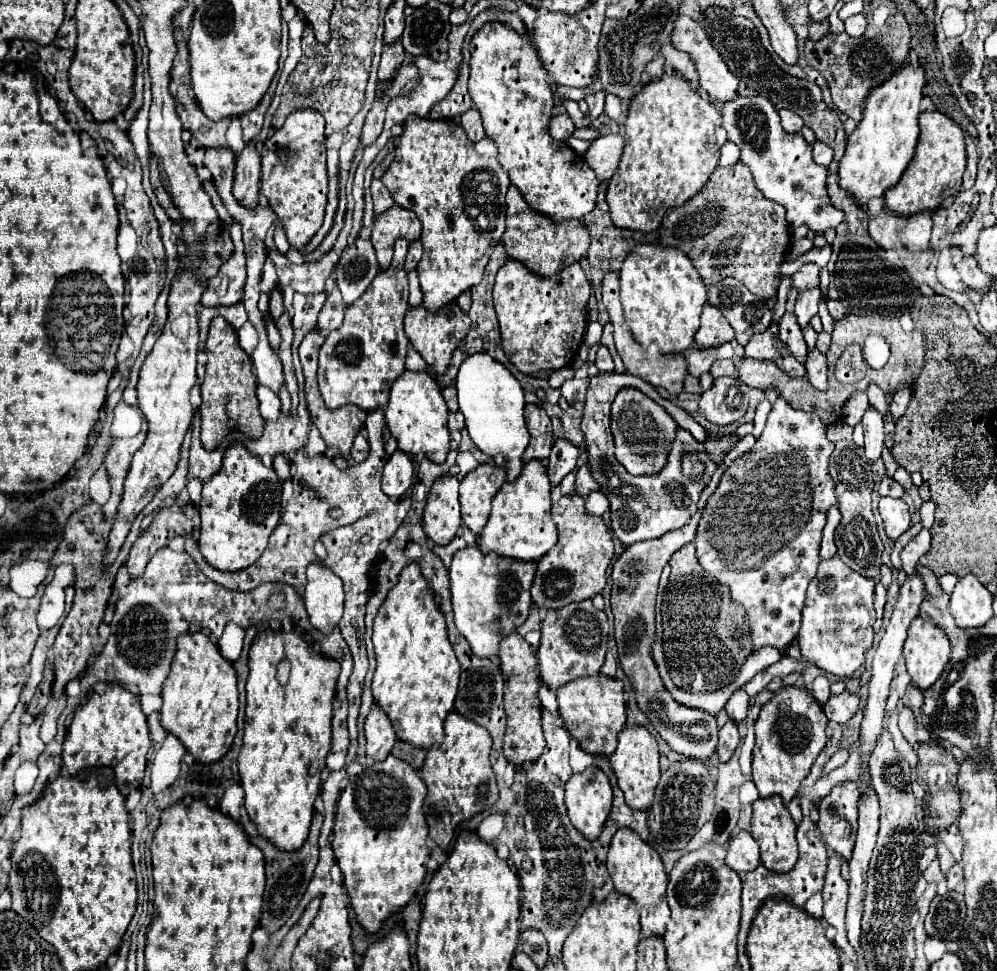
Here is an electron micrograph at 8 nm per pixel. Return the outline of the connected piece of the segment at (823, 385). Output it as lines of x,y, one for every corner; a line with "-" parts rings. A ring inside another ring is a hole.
818,349
810,351
810,357
806,361
806,375
808,375
808,381
810,381
810,385
814,389
818,389
818,391
826,391
828,389
826,371
828,371
826,355
822,355

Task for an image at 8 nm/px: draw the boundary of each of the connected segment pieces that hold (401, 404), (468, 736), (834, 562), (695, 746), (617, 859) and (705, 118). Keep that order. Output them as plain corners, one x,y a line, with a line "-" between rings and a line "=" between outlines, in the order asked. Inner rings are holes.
404,371
398,381
394,381
388,405
384,409
390,433
398,441
398,449
408,455
424,453
430,461
442,463
450,449
450,433
446,427
448,407
442,397
442,389
428,371
=
456,711
446,717
444,731
444,743
434,745
426,751
426,759
420,769
420,775
428,787
422,809
430,827
430,839
442,849
448,847
452,831
460,821
466,821
472,815
490,809
490,805
498,799
496,777
488,759
492,747
490,733
482,725
462,717
=
840,557
822,561
818,575
810,581
802,609
802,627
798,633
802,657
826,673
852,677
864,665
864,655
872,647
872,625
876,621
874,585
874,579
852,571
=
710,481
700,499
698,499
698,511
688,519
688,523
680,529
668,531
658,539
648,539
642,543
634,543
626,547
626,551
616,559
612,565
612,613
614,613
614,631
616,631
616,643
618,643
618,655
624,673
628,675
632,689
636,691
636,701
642,713
652,721
656,731
664,737
664,741
678,753
686,757
706,759
714,753
718,743
718,725
716,717
694,707
680,705
670,691
664,687
660,671
652,659
652,643
656,635
656,621
654,621
654,605
656,605
656,591
658,581
664,565
672,557
674,551
678,551
682,545
694,541
694,533
700,521
700,511
710,497
710,491
716,487
714,481
=
622,827
614,833
610,849
608,849
608,873
614,883
614,889
618,893
624,893
634,899
640,911
640,925
642,925
642,937
648,935
662,935
666,931
666,925
670,921
670,907
666,903
666,885
668,885
668,875
664,871
662,859
658,851
642,841
636,831
=
664,73
660,79
652,79
646,83
640,93
634,95
628,115
624,121
624,151
620,157
620,165
616,175
608,181
606,201
610,207
612,223
616,227
636,229
636,231
654,231
660,225
660,219
668,209
674,209
694,197
698,189
708,181
712,169
718,165
720,147
726,143
726,131
720,125
720,111
714,103
702,99
696,89
692,89
690,81
680,73
-
654,207
658,211
654,221
648,221
648,209

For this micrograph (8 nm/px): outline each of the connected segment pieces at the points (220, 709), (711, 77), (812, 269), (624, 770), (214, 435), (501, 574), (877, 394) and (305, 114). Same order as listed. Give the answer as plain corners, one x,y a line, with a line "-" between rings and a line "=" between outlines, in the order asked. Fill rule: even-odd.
202,631
180,635
170,675
162,687
162,727
168,733
174,733
194,759
214,763
232,747
236,735
236,715
238,689
234,665
220,655
218,645
202,635
=
680,15
674,23
672,43
676,49
686,51
694,59
700,73
700,89
708,91
722,103
732,101
736,97
738,79
728,71
726,63
710,45
704,27
700,33
700,25
696,21
=
804,265
800,271
794,273
794,287
796,291
808,291
808,289
814,289
820,285
820,279
818,279
818,267
816,265
=
626,725
618,733
618,747
610,755
610,765
618,777
618,785
624,791
624,797
632,809
648,809
654,799
654,789
660,777
660,751
654,735
644,725
=
214,317
210,323
210,333
206,341
206,375
202,379
202,405
200,405
200,417
202,417
202,445
206,449
216,449
216,445
224,439
224,435
230,429
240,429
248,437
260,437
264,419
258,411
258,399
256,399
256,377
252,373
252,363
248,353
240,349
236,331
228,321
222,317
=
478,545
458,549
450,563
450,591
456,629
466,637
472,653
478,657
492,657
498,653
500,641
510,635
528,617
532,599
530,587
536,575
534,561
516,561
510,557
488,553
484,555
-
512,587
512,605
510,605
=
870,383
870,385
868,385
866,395
868,395
868,399
870,399
870,405
872,405
872,407
878,407
878,409
880,409
880,413
882,413
882,415
886,415
888,401
886,401
884,391
882,391
876,383
=
298,109
286,117
284,125
266,139
262,151
262,191
268,197
270,207
278,215
278,221
286,229
288,243
302,249
314,233
320,229
326,209
328,173
326,173
326,135
324,119
316,109

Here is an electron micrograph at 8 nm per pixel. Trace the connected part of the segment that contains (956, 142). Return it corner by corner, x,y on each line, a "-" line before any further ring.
940,111
922,113
920,117
920,137
918,149
906,173
902,173
900,181
886,189
884,201
886,207
898,215
910,217
920,211
934,211
948,197
954,197
962,189
962,175
966,169
966,147
964,147
964,131
950,117

